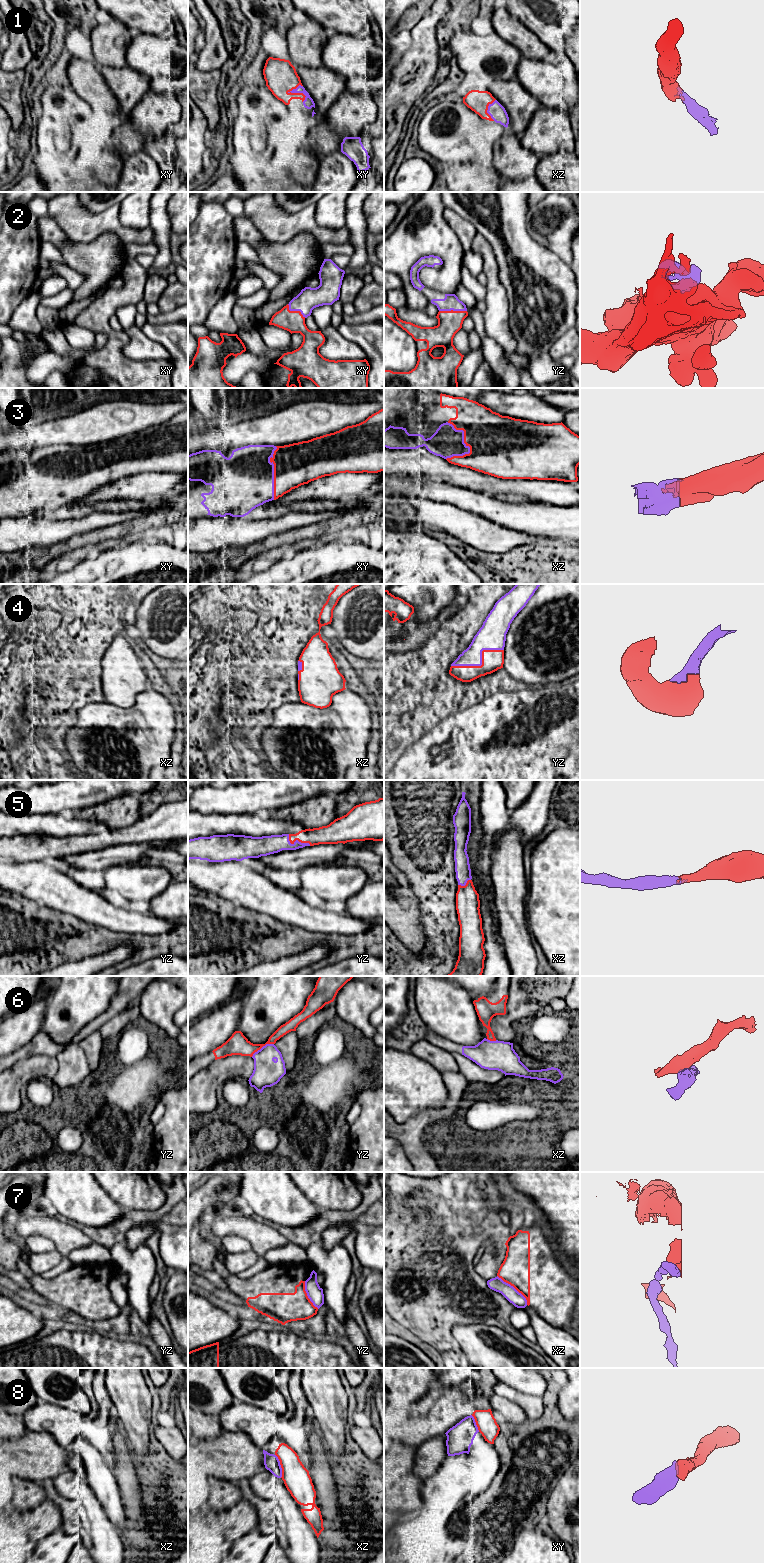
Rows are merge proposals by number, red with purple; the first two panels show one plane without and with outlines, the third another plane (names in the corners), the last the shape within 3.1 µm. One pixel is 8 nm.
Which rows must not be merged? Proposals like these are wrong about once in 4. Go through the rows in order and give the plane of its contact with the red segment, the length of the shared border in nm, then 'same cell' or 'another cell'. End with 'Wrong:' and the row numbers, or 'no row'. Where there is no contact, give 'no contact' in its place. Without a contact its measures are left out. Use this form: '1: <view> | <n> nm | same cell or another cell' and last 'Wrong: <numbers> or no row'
1: xy | 160 nm | same cell
2: yz | 220 nm | same cell
3: xz | 320 nm | same cell
4: yz | 440 nm | same cell
5: yz | 200 nm | same cell
6: yz | 220 nm | another cell
7: xz | 340 nm | another cell
8: xz | 200 nm | same cell
Wrong: 6, 7

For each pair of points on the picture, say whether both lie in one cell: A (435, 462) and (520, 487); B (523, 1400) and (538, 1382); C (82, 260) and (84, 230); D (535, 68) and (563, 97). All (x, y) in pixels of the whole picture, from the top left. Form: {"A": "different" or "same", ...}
{"A": "same", "B": "different", "C": "different", "D": "same"}

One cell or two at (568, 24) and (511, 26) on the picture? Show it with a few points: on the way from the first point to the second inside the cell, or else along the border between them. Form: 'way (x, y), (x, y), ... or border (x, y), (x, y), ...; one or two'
border (508, 10), (542, 42); two

